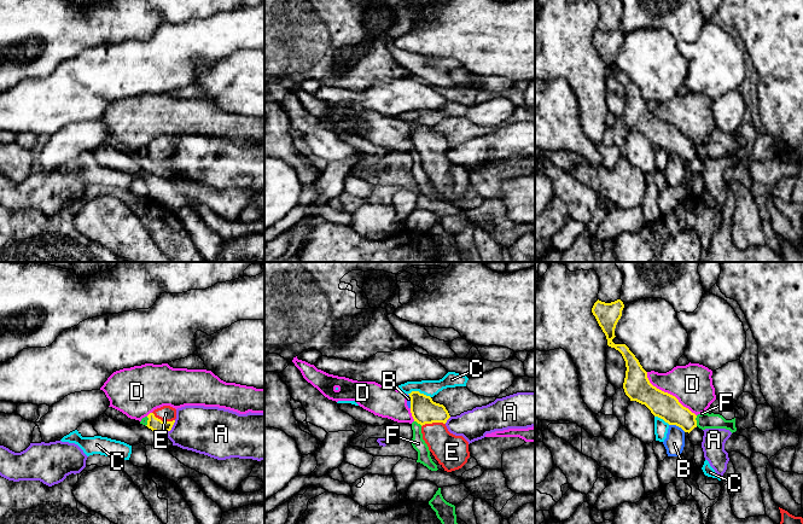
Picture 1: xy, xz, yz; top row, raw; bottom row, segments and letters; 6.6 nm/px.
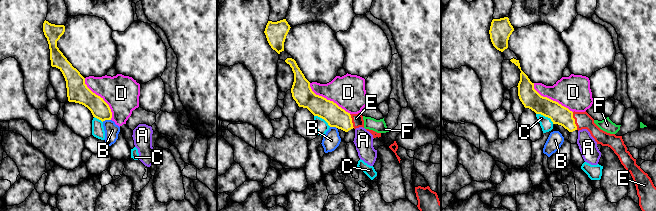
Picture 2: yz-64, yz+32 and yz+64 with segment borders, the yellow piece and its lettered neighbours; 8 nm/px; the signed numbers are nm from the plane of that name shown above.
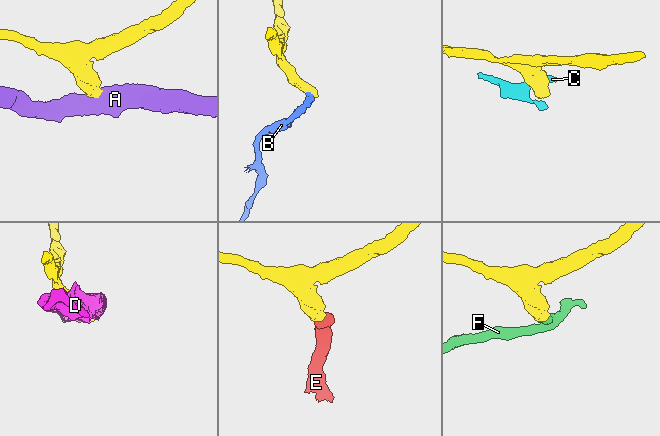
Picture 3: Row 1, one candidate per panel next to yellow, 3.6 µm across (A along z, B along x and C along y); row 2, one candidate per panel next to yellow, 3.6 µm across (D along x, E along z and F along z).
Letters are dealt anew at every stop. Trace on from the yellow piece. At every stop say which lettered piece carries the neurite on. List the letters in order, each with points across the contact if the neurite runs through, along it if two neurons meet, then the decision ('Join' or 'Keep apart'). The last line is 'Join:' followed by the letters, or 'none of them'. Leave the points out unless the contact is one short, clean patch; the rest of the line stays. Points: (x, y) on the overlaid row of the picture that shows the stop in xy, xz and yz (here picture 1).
A: Boundary: xy (175, 420), (166, 434). Keep apart
B: Boundary: yz (669, 424), (675, 424), (685, 431). Keep apart
C: Boundary: xz (407, 394), (419, 391), (430, 397). Keep apart
D: Keep apart
E: Path across: xy (155, 424), (163, 421), (166, 413). Join
F: Boundary: yz (697, 415), (696, 425). Keep apart
Join: E

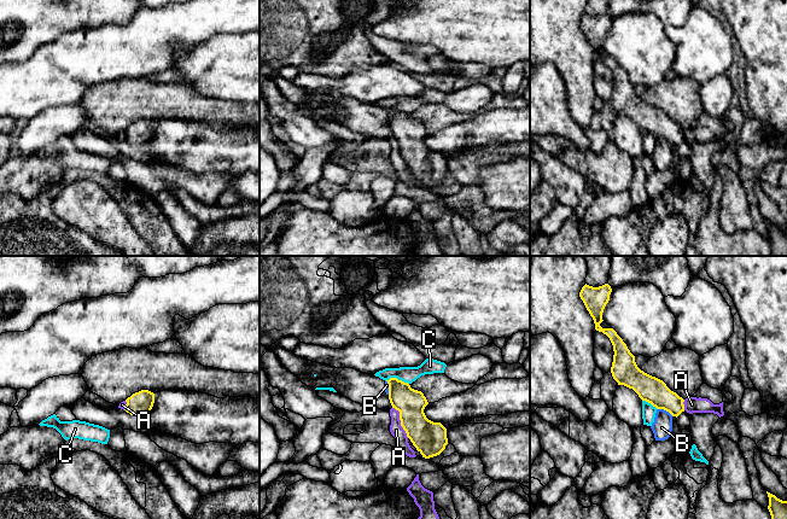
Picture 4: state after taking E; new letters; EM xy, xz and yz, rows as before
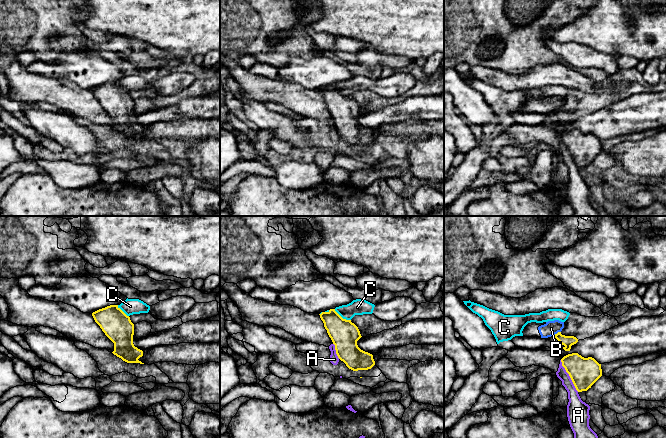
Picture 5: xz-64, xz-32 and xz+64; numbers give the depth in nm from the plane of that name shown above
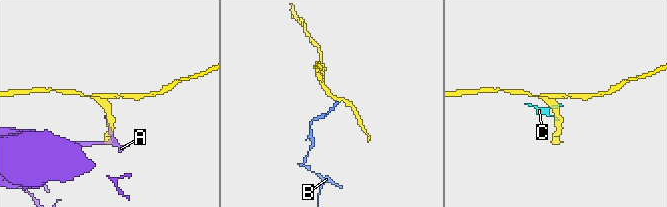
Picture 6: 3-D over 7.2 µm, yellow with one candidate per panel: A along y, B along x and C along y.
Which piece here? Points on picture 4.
A: Boundary: xz (392, 407), (398, 412), (400, 425), (408, 437). Keep apart
B: Boundary: yz (657, 408), (663, 408), (672, 415). Keep apart
C: Boundary: xz (385, 380), (397, 378), (408, 384). Keep apart
Join: none of them

